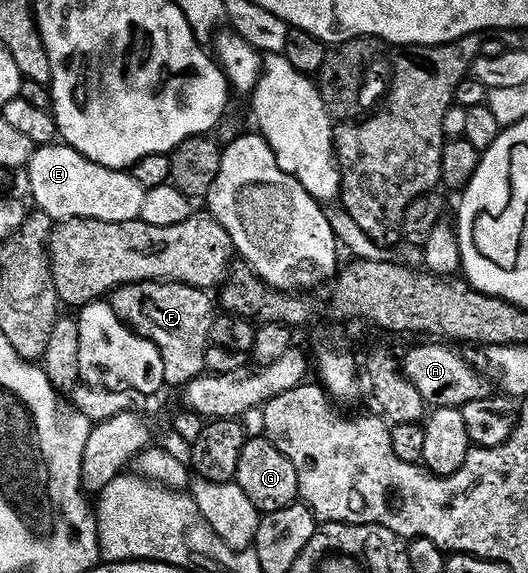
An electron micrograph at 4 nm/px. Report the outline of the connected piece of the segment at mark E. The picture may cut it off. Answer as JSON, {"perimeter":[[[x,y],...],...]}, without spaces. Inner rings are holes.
{"perimeter":[[[53,144],[39,147],[28,161],[26,173],[28,173],[28,186],[32,189],[32,198],[36,201],[35,209],[51,218],[53,223],[59,224],[71,218],[89,218],[103,222],[135,222],[142,212],[142,200],[146,192],[142,184],[138,184],[138,180],[132,178],[131,173],[94,164],[70,145]]]}

